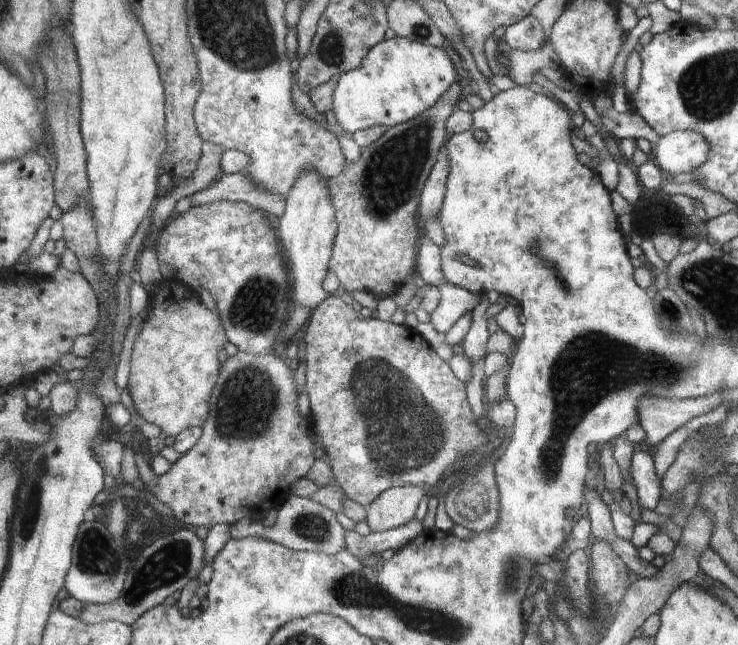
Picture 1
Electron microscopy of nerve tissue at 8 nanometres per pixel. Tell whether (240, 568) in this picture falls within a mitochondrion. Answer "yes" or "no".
no

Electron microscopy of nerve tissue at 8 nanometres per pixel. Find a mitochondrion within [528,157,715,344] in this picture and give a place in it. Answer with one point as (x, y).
(661, 214)

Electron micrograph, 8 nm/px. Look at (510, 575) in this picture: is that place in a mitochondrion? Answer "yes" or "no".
yes

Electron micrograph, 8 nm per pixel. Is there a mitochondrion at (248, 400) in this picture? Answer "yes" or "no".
yes

